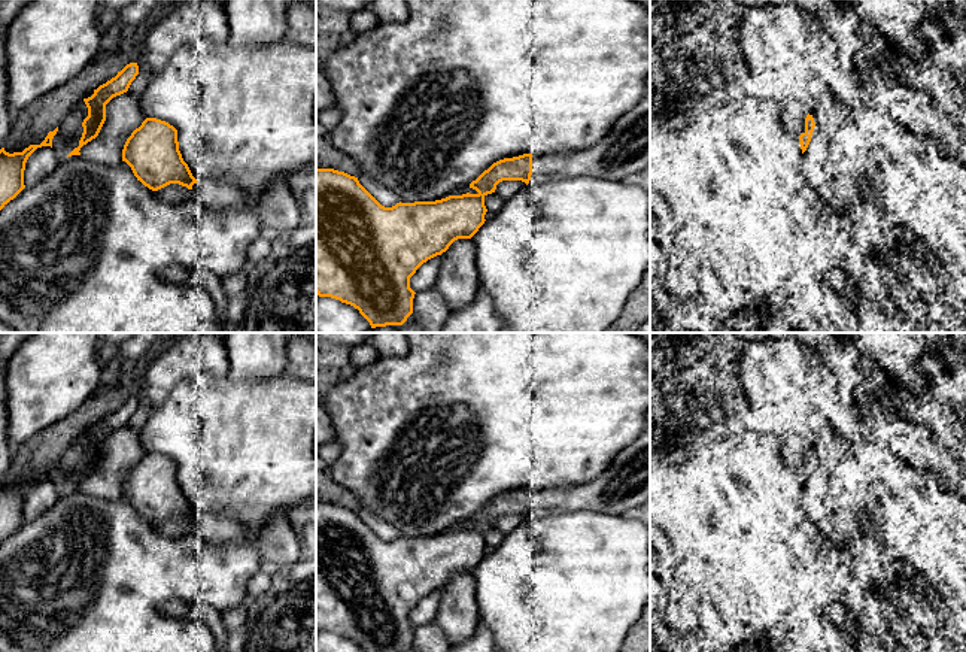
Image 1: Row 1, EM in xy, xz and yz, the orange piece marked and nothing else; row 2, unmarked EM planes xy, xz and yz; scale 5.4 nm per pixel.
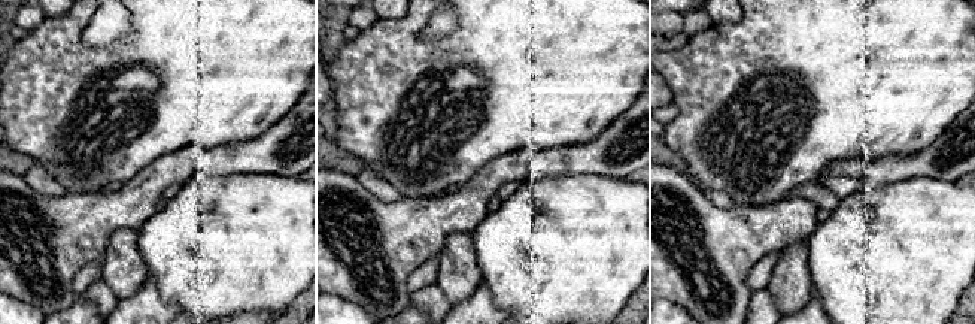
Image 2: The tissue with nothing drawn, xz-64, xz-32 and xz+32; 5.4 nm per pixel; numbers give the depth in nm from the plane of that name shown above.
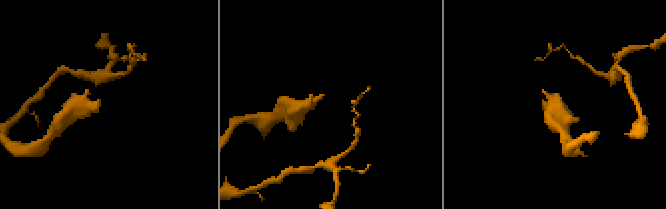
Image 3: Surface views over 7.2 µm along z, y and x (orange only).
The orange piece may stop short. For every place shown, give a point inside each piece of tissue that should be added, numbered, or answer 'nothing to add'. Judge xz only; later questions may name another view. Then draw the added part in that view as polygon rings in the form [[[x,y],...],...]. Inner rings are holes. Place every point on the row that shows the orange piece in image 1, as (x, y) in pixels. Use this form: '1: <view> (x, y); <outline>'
1: xz (625, 149); [[[650,91],[590,148],[532,154],[532,182],[569,178],[625,181],[650,164]]]

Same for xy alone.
1: xy (278, 206); [[[203,181],[192,185],[194,198],[210,212],[247,207],[256,212],[264,227],[274,228],[283,236],[294,231],[301,221],[298,198],[291,181],[277,181],[267,186],[255,198],[250,198],[239,186],[222,181]]]

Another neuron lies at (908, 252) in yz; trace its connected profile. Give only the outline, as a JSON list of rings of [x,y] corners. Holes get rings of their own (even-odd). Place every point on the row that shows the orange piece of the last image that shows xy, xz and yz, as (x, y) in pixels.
[[[883,227],[878,233],[886,248],[886,257],[894,260],[912,292],[944,295],[930,257],[920,240],[908,230]]]

